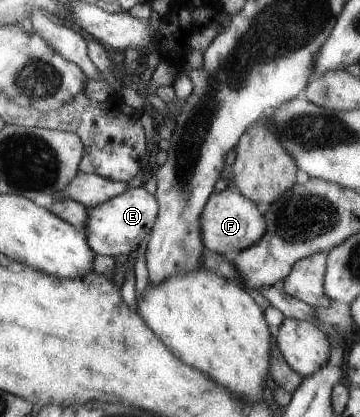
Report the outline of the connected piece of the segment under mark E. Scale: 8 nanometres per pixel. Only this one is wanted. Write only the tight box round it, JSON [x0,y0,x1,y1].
[83,187,158,258]

